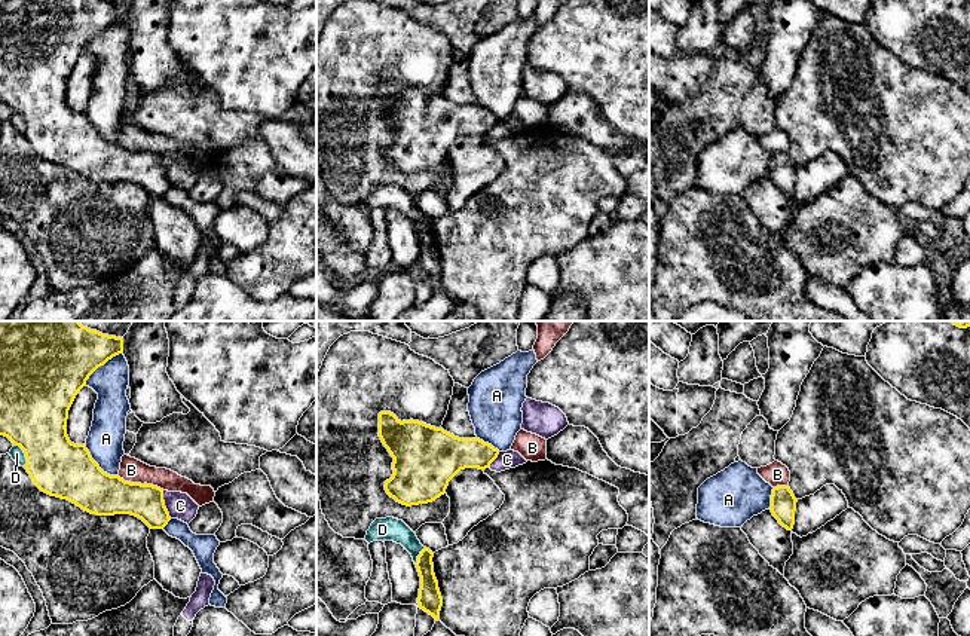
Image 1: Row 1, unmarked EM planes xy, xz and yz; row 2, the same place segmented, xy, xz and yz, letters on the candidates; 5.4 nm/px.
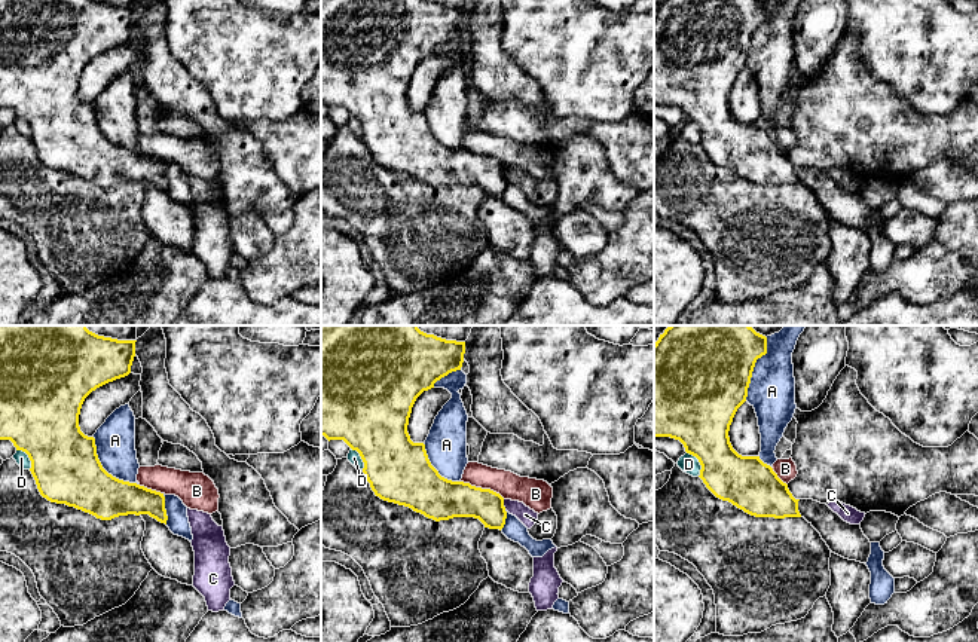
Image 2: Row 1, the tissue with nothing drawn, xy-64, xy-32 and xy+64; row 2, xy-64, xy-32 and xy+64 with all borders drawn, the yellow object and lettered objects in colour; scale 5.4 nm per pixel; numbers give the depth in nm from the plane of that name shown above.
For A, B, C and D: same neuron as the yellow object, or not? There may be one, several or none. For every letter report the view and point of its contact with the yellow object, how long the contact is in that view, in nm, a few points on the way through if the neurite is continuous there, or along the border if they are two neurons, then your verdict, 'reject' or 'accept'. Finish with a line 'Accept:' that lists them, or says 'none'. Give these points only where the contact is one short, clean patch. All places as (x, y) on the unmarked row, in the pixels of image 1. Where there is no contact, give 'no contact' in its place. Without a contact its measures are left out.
A: xy (101, 31) | 280 nm | reject
B: xy (140, 150) | 260 nm | reject
C: xy (164, 171) | 160 nm | along xy (162, 158), (162, 167), (171, 185) | reject
D: xy (25, 122) | 150 nm | reject
Accept: none

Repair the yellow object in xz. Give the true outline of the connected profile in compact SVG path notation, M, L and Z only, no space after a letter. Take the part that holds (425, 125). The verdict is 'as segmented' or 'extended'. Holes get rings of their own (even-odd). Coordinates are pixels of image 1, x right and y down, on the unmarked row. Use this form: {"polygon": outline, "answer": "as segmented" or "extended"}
{"polygon": "M391 79L379 80L379 104L394 125L394 141L385 149L386 160L397 169L411 174L428 171L446 160L449 149L465 135L490 135L499 117L480 106L459 106L419 88L400 88Z", "answer": "as segmented"}

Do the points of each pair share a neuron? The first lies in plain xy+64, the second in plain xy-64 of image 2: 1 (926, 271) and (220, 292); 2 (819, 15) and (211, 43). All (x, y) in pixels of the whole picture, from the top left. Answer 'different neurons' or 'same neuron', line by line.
1: different neurons
2: different neurons

